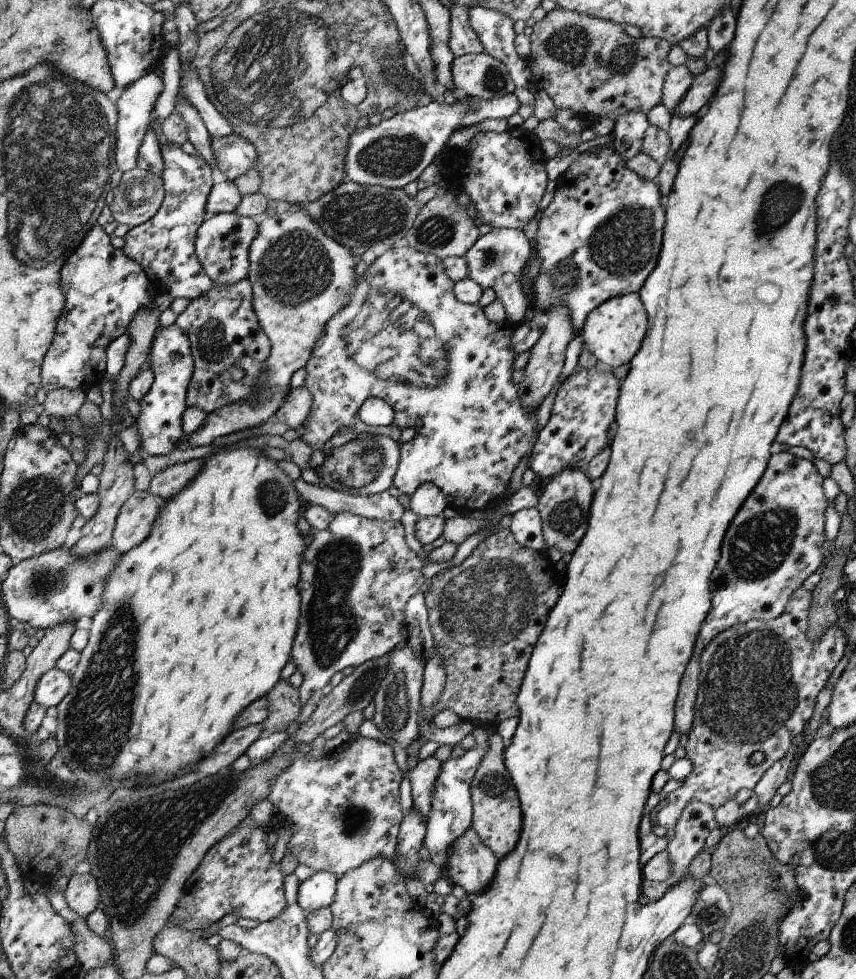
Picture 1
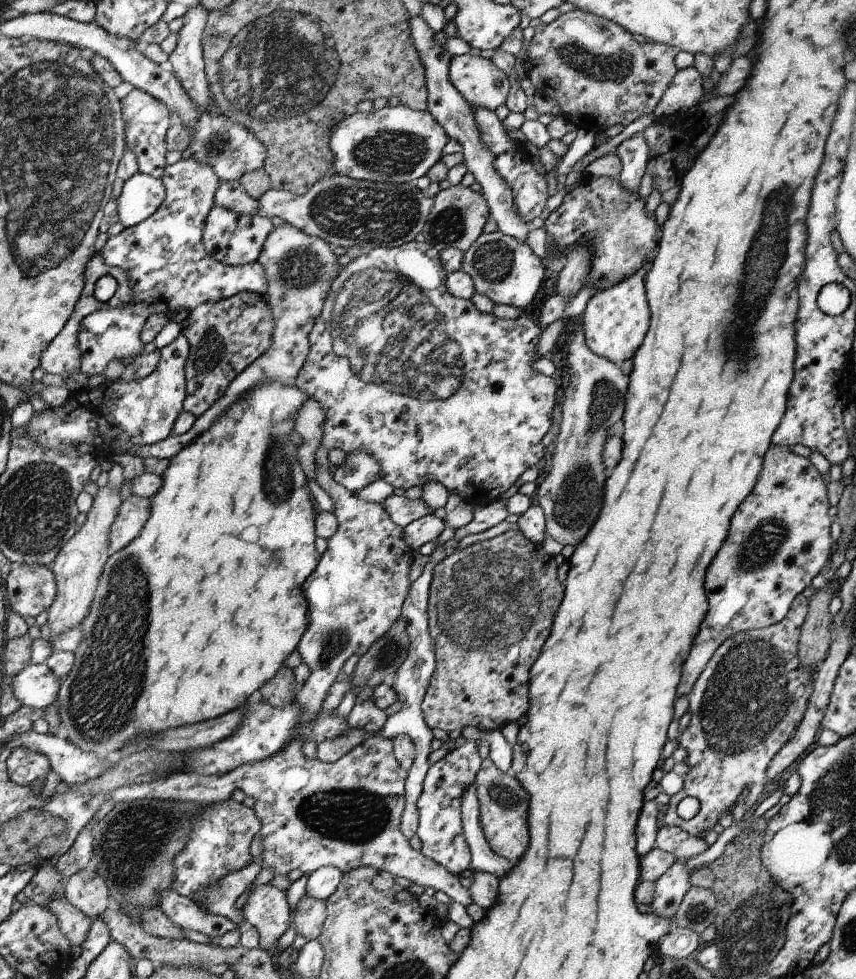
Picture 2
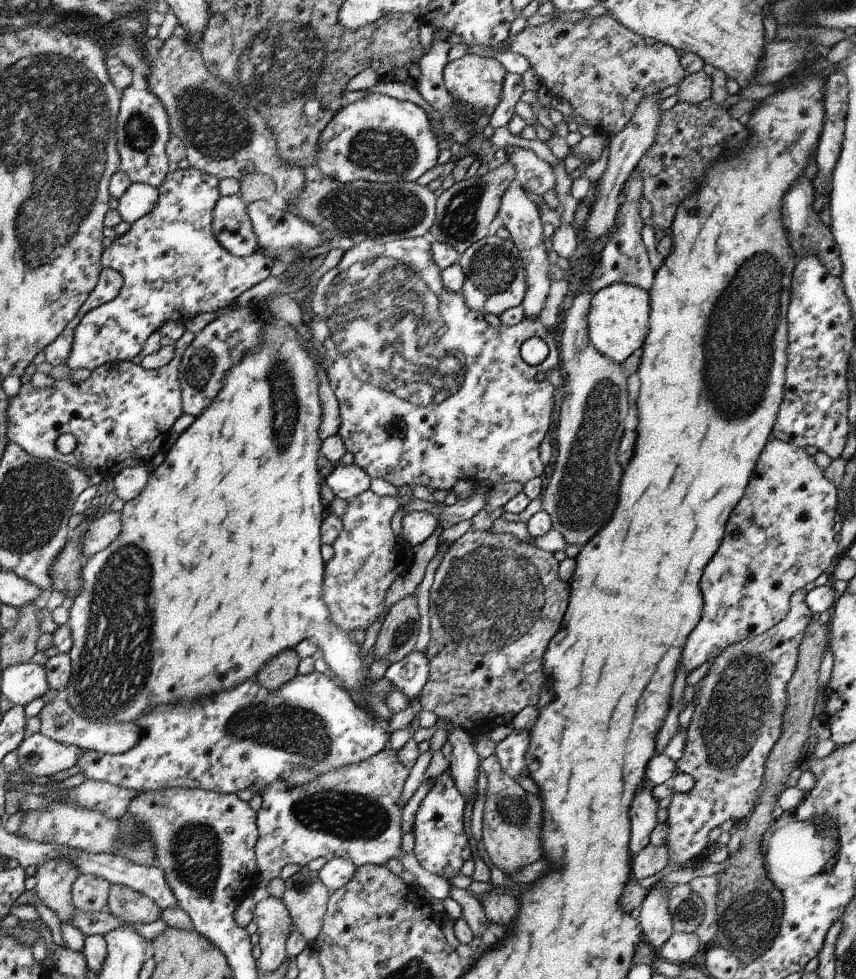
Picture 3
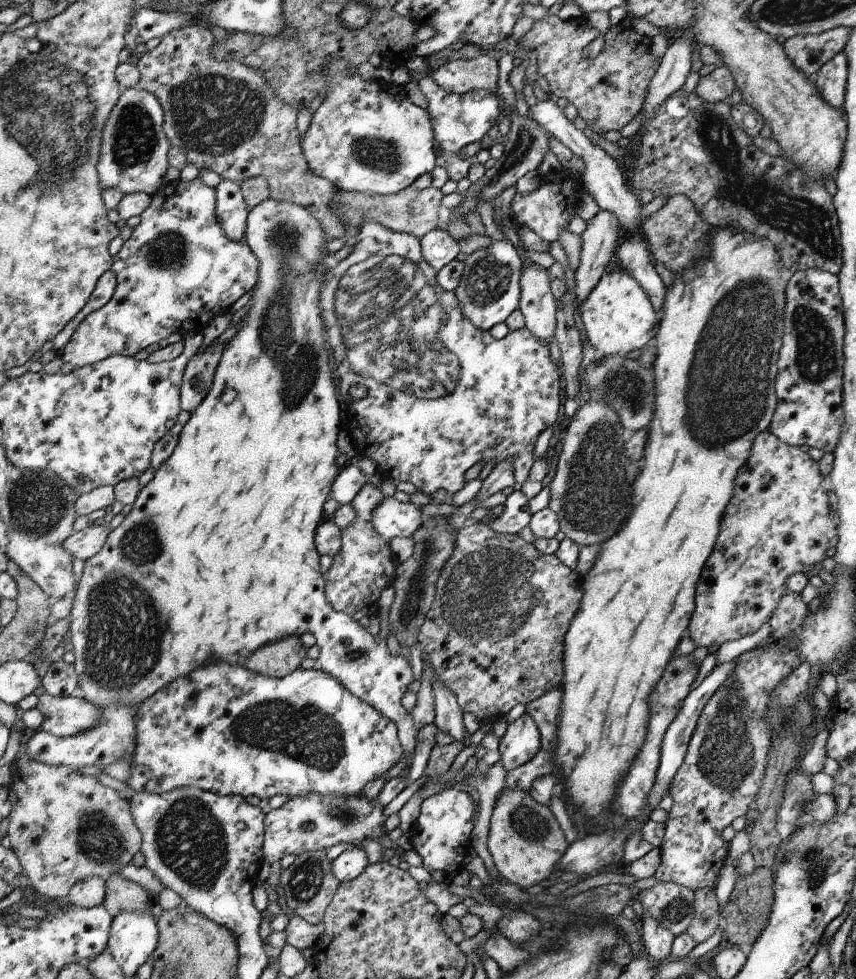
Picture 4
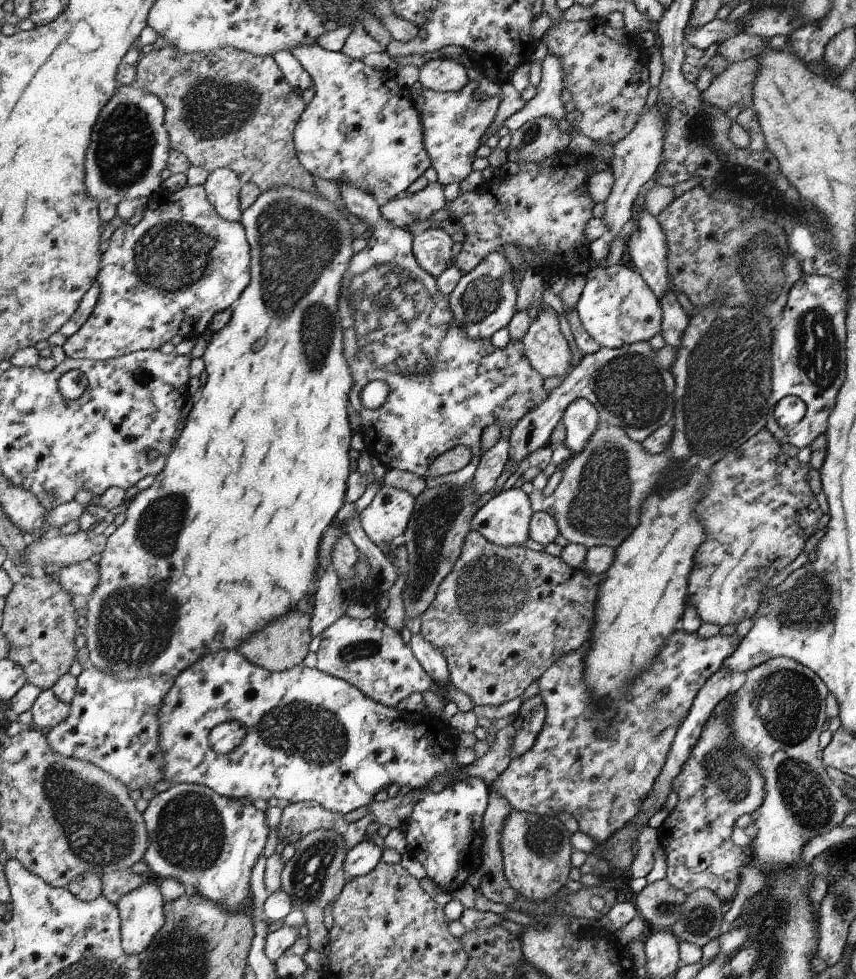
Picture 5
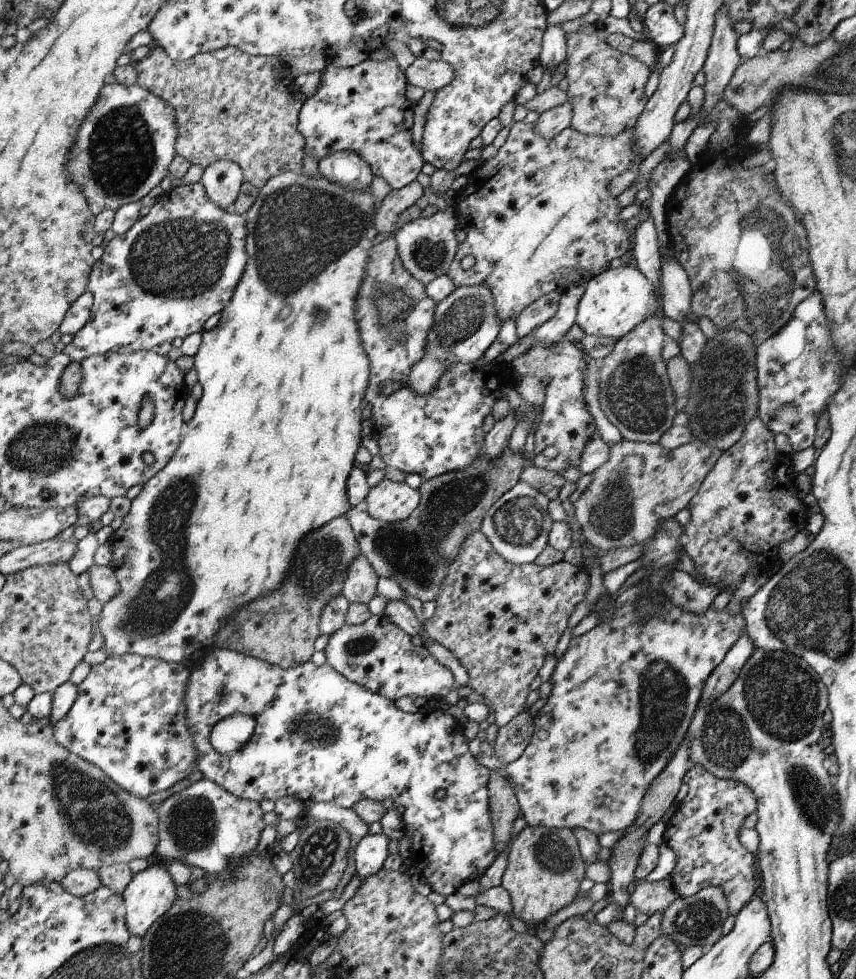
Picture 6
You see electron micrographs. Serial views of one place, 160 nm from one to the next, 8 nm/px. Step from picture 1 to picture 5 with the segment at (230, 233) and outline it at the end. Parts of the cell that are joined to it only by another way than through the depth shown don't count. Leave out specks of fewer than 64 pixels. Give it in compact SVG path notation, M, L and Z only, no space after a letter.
M224 168L209 173L203 184L208 199L223 219L238 223L243 214L240 177L233 169Z

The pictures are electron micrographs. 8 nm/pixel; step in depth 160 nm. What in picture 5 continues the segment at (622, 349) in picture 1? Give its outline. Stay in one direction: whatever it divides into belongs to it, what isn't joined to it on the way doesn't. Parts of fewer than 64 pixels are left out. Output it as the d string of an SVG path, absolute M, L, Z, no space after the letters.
M618 263L610 267L596 267L587 273L586 278L586 284L575 309L583 327L601 347L617 349L632 343L645 343L655 334L660 334L664 313L654 291L644 282L638 271Z

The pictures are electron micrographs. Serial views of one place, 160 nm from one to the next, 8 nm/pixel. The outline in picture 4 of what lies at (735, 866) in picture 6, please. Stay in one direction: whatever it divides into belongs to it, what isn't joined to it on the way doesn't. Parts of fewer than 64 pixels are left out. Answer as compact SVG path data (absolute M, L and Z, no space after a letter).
M772 643L763 649L758 647L742 653L733 671L712 698L708 699L694 734L689 740L682 766L669 786L673 805L665 821L665 833L661 850L661 863L654 874L656 880L684 885L694 892L704 887L714 888L716 876L724 866L728 854L728 842L722 839L722 830L730 826L738 814L746 814L756 800L765 776L766 754L770 748L769 702L771 693L799 667L799 650L784 643Z

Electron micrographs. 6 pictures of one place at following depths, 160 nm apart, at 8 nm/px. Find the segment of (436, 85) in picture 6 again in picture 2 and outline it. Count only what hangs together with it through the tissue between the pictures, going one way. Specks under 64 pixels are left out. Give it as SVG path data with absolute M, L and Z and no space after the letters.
M472 51L454 56L449 64L450 82L460 91L460 94L475 108L486 107L491 111L505 104L510 92L508 76L494 66L494 62L485 53Z

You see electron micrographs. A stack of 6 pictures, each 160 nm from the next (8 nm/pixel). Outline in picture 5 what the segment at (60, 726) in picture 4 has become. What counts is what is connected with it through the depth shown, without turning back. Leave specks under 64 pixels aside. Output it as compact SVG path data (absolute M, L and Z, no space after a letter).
M52 689L43 690L30 710L32 727L45 731L53 729L68 716L70 709L71 703L61 701Z

